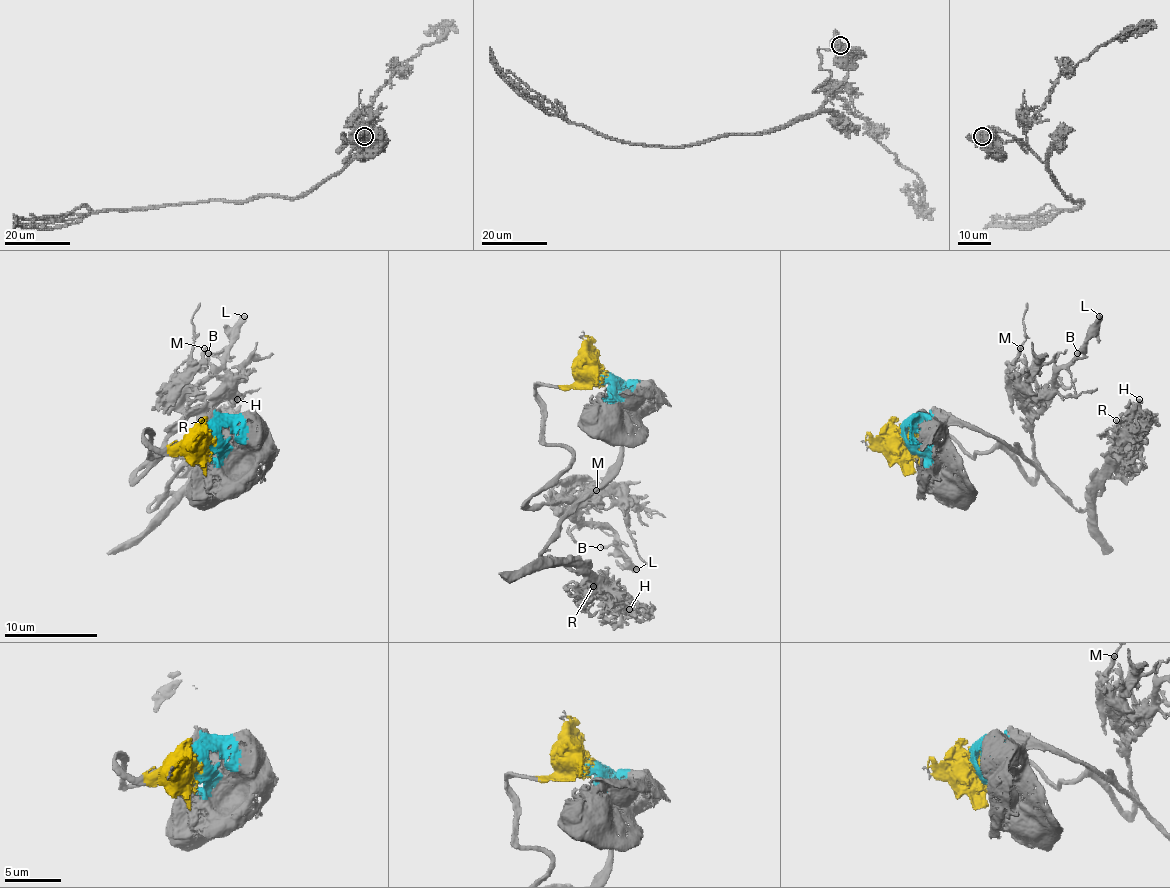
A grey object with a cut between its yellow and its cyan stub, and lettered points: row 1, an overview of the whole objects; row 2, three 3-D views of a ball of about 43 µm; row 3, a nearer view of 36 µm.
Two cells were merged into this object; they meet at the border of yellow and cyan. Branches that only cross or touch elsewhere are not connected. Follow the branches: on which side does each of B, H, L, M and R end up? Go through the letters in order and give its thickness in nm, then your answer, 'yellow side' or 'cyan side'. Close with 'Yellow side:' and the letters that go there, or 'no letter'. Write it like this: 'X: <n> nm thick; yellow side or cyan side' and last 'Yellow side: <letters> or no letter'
B: 200 nm thick; yellow side
H: 160 nm thick; cyan side
L: 500 nm thick; yellow side
M: 240 nm thick; yellow side
R: 200 nm thick; cyan side
Yellow side: B, L, M

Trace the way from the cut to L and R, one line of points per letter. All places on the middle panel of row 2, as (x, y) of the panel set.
L: (599, 377), (537, 388), (544, 439), (571, 463), (527, 504), (571, 502), (637, 570)
R: (599, 377), (616, 384), (613, 428), (620, 456), (567, 514), (560, 532), (541, 553), (569, 563), (592, 586)

